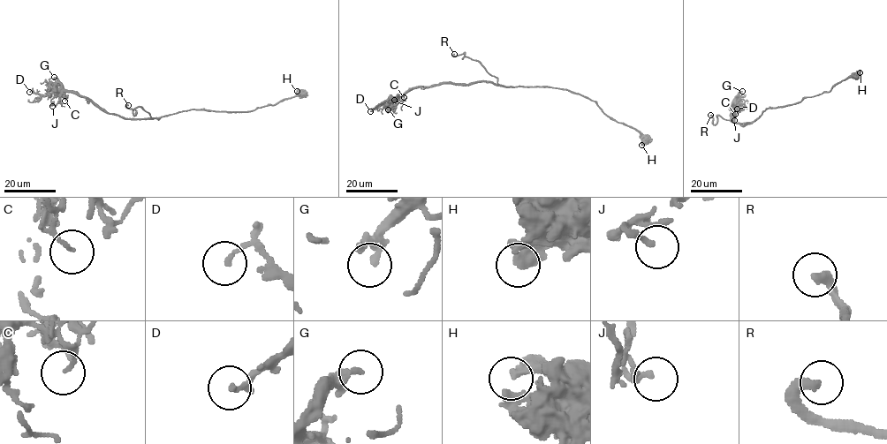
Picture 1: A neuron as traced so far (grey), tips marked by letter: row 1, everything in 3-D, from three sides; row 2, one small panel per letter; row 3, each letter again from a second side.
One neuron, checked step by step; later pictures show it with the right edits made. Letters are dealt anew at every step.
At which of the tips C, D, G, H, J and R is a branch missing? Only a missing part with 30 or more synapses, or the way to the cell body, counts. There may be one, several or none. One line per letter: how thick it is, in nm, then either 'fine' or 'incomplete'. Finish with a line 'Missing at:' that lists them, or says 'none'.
C: 90 nm thick; fine
D: 120 nm thick; fine
G: 150 nm thick; fine
H: 440 nm thick; fine
J: 180 nm thick; fine
R: 280 nm thick; incomplete
Missing at: R

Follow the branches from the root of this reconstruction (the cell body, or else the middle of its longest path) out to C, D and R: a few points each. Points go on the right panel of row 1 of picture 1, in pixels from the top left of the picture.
C: (761, 112), (755, 119), (741, 126), (734, 122), (729, 109), (731, 105), (735, 114)
D: (761, 112), (755, 119), (741, 126), (734, 122), (729, 109), (731, 105), (732, 111), (737, 109)
R: (761, 112), (751, 123), (734, 123), (717, 115), (714, 124), (710, 115)

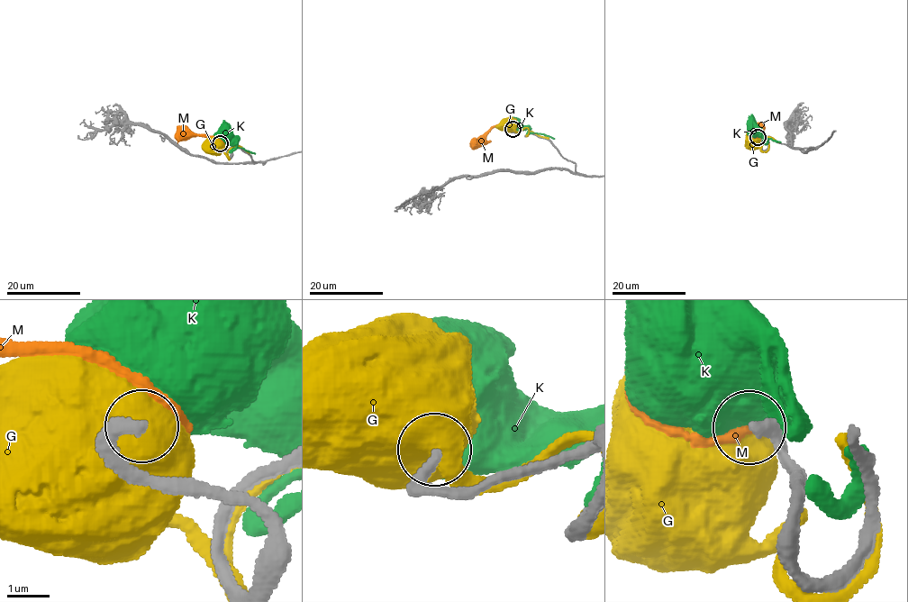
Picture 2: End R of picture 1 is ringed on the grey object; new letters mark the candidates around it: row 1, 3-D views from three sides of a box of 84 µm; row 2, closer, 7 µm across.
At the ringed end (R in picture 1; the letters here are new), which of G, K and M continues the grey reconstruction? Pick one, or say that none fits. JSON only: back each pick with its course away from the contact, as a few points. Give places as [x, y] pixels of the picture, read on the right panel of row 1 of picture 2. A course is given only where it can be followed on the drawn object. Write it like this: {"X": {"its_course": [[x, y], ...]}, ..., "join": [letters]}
{"M": {"its_course": [[758, 137], [752, 137], [748, 132], [758, 129]]}, "join": ["M"]}

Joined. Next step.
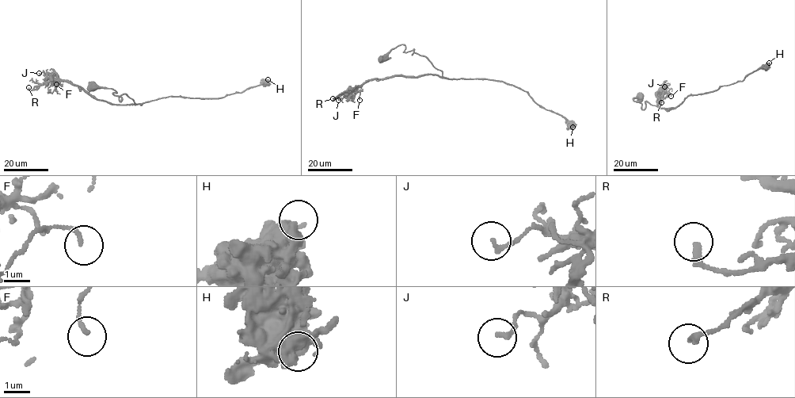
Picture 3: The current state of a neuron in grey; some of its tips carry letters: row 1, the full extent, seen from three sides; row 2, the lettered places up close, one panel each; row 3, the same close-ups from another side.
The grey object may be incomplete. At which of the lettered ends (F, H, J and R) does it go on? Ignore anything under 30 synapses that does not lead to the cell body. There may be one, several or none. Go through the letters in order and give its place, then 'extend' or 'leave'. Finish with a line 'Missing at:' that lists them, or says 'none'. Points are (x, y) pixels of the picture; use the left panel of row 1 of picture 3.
F: at (56, 84); leave
H: at (268, 79); leave
J: at (39, 73); leave
R: at (28, 87); leave
Missing at: none

